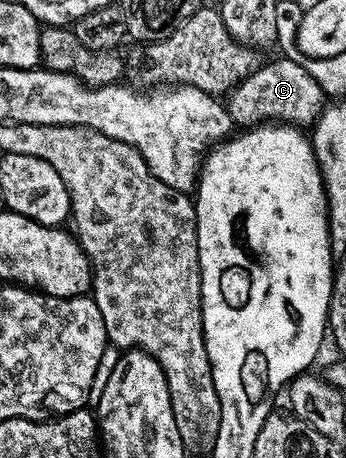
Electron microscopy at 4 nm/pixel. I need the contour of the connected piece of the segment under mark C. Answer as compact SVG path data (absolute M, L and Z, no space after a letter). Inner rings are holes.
M296 60L261 63L259 68L254 69L246 79L238 82L238 86L234 86L227 93L226 107L233 125L259 126L279 122L293 126L311 126L316 123L326 107L326 97L322 86L318 86L318 82L314 82L314 78L310 78L310 74L304 69L303 63Z

